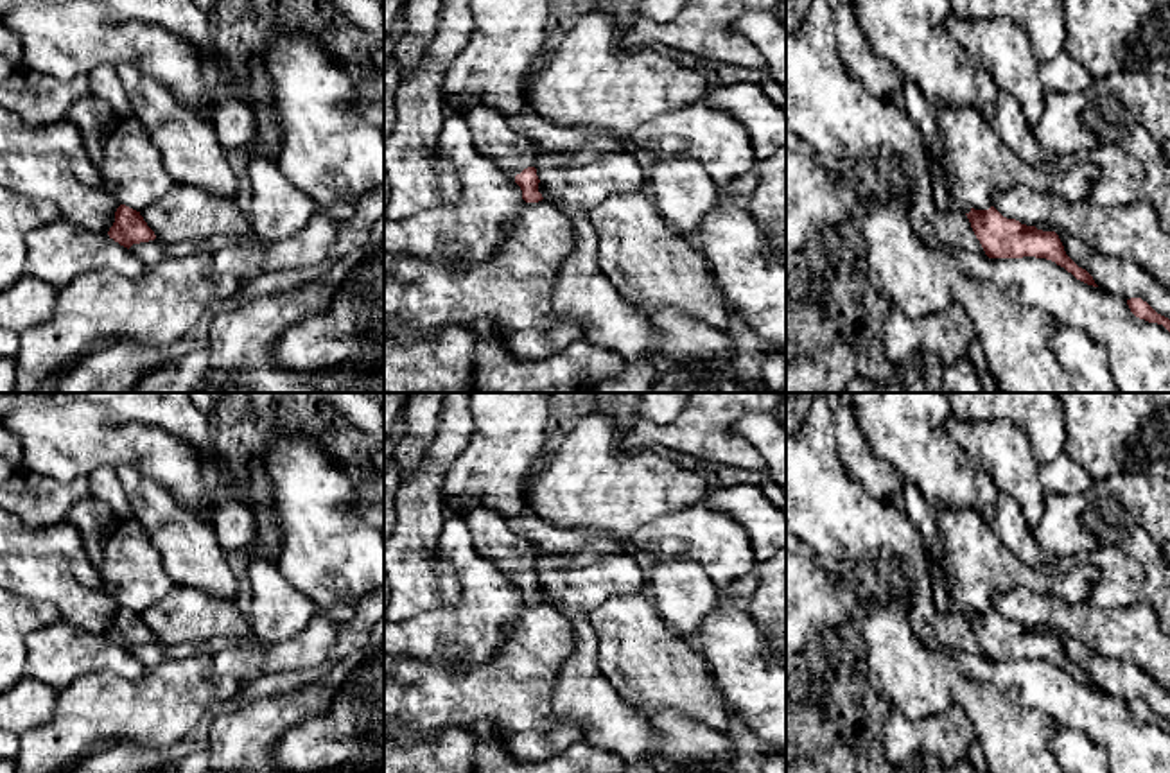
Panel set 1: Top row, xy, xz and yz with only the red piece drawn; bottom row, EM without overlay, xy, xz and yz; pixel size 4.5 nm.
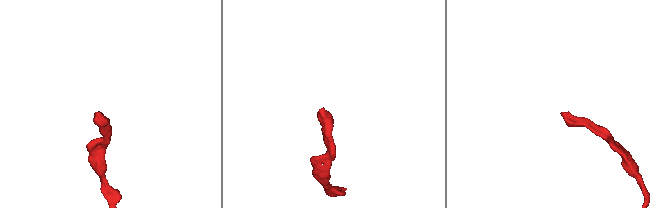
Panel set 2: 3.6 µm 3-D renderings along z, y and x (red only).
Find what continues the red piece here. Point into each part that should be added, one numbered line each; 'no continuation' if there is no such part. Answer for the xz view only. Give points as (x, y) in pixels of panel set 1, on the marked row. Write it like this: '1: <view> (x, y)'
1: xz (492, 137)

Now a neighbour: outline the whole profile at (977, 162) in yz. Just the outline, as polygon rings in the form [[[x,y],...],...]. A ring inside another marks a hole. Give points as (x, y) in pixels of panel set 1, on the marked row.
[[[928,102],[935,117],[935,140],[924,145],[928,160],[937,160],[947,178],[951,197],[974,210],[989,210],[996,192],[1014,187],[1055,192],[1070,203],[1091,197],[1100,170],[1080,163],[1062,174],[1043,174],[1025,163],[998,136],[978,111],[947,102]]]

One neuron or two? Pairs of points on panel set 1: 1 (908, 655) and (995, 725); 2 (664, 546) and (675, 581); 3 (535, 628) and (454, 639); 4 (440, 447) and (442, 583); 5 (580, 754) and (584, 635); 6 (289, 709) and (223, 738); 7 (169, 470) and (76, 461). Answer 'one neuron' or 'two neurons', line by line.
1: one neuron
2: two neurons
3: two neurons
4: one neuron
5: two neurons
6: one neuron
7: one neuron

